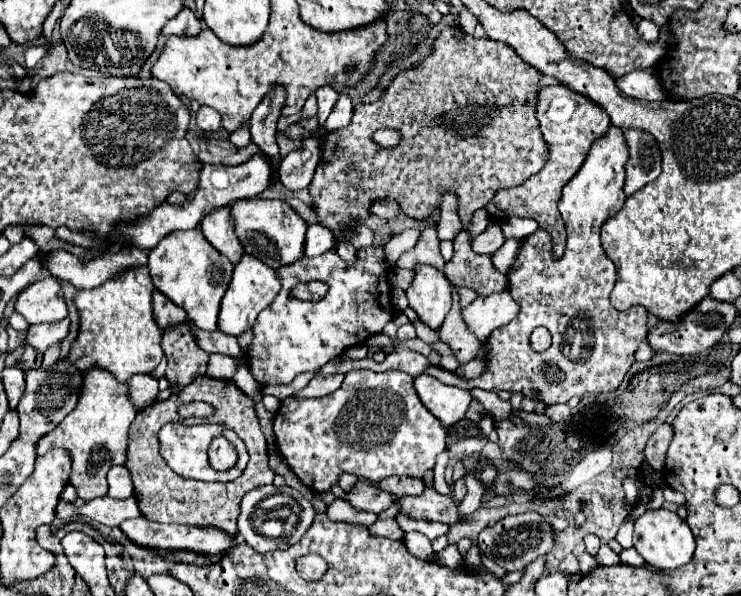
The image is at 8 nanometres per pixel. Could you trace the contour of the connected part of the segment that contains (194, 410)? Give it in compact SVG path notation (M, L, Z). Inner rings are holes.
M201 401L190 402L190 404L186 404L184 408L188 408L188 412L180 412L182 418L188 418L188 416L204 416L204 418L210 418L210 416L214 414L214 408Z

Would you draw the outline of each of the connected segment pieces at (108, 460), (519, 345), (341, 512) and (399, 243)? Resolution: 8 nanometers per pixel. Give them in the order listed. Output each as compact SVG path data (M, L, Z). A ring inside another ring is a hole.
M90 370L84 374L84 394L80 394L80 402L68 418L48 436L44 436L36 445L36 457L42 456L54 448L64 448L72 458L72 474L70 484L76 488L78 498L84 502L106 496L108 482L106 474L114 464L126 462L128 448L128 428L136 418L134 406L128 402L128 384L116 382L112 374L104 370Z
M610 126L610 130L592 144L576 176L562 188L558 210L568 236L560 260L550 258L550 236L544 230L536 230L522 240L518 256L508 272L508 286L516 302L520 302L520 314L510 324L494 330L484 342L486 368L482 376L478 380L466 380L438 366L428 366L426 374L466 390L508 390L528 398L538 396L546 406L568 402L572 396L582 396L586 392L612 392L620 386L634 364L640 342L644 342L648 334L648 312L642 306L626 312L612 308L610 290L616 282L616 268L600 246L602 222L612 218L626 200L622 190L626 158L628 146L622 130ZM536 326L548 328L552 346L546 352L532 352L532 356L528 356L528 336Z
M336 498L336 500L328 506L326 514L328 514L330 518L334 518L334 520L346 520L346 522L356 522L356 524L364 524L364 526L370 526L370 524L374 524L374 522L378 520L378 514L358 510L358 508L354 508L350 502L344 502L344 500L340 500L340 498Z
M410 228L410 230L404 230L402 234L394 236L390 242L388 242L388 262L394 262L400 258L402 252L410 250L420 238L420 230L418 228Z

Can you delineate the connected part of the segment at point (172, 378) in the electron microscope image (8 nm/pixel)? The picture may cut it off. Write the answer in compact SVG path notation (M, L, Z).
M186 324L176 326L176 330L168 330L168 334L162 336L162 348L168 358L164 376L170 388L174 388L176 392L186 388L196 376L206 374L208 352L204 352L194 342Z

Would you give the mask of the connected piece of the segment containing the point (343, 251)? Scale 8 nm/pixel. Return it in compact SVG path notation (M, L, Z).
M346 240L336 242L334 250L336 250L336 252L338 252L338 256L340 256L340 258L344 258L346 262L352 262L352 258L356 258L356 248L354 248L350 242L346 242Z

